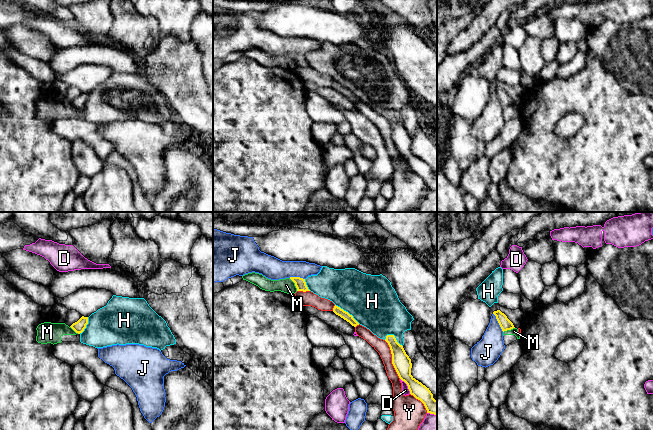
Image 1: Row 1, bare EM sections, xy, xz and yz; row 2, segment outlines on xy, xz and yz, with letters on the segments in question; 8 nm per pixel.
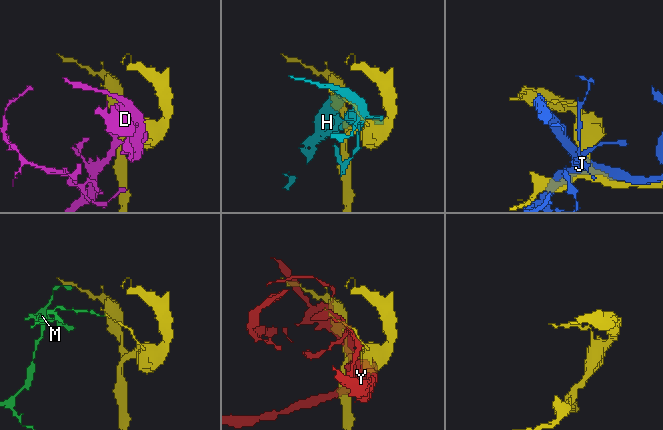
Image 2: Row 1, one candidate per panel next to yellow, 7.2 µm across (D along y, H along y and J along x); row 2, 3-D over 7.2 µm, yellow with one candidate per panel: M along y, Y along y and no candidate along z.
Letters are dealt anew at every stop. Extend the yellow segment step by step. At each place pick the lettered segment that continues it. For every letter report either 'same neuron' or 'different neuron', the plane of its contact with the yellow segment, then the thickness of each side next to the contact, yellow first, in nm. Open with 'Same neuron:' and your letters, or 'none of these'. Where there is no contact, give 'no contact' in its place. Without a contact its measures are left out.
Same neuron: none of these
D: different neuron | xz | 140/60 nm
H: different neuron | xz | 70/400 nm
J: different neuron | yz | 90/200 nm
M: different neuron | xz | 90/120 nm
Y: different neuron | xz | 140/110 nm

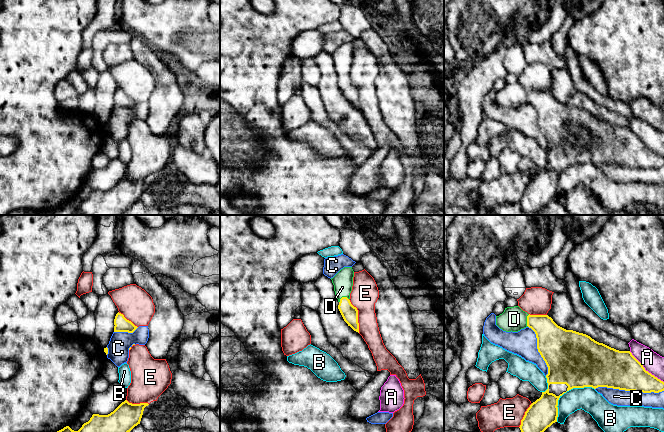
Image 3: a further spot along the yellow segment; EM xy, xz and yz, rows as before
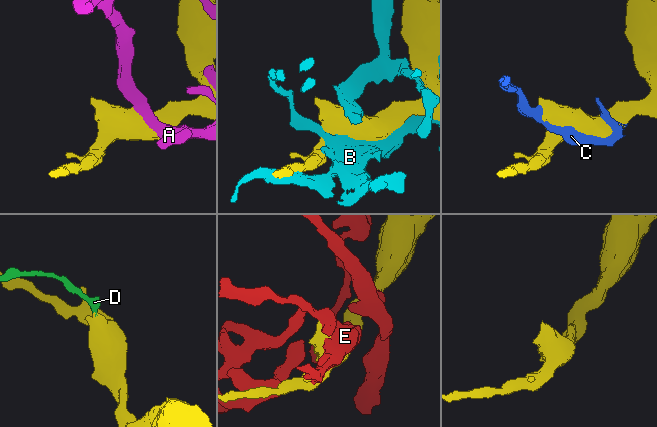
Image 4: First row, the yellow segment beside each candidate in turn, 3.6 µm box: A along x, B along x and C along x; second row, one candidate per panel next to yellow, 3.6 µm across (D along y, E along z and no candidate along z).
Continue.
Same neuron: D
A: different neuron | yz | 300/160 nm
B: different neuron | yz | 380/190 nm
C: different neuron | yz | 320/130 nm
D: same neuron | yz | 240/200 nm
E: different neuron | xz | 130/220 nm

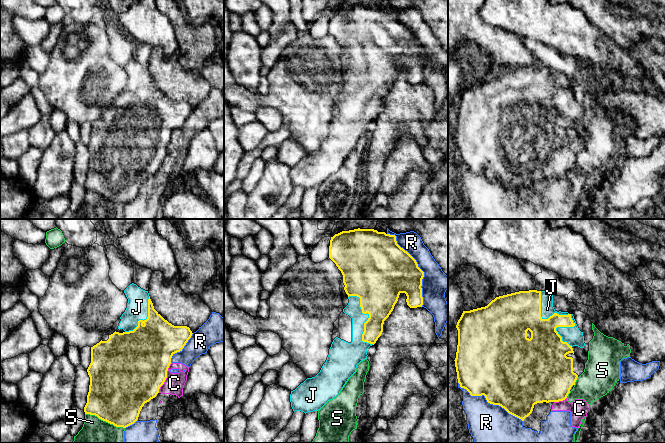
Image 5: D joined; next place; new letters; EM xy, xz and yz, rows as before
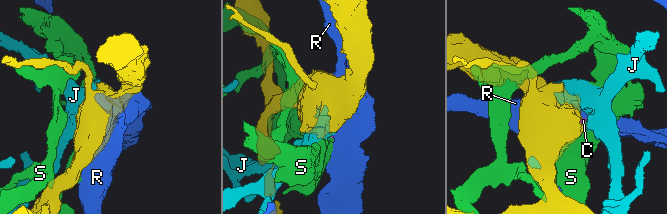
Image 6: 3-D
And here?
Same neuron: J
C: different neuron | xy | 480/160 nm
J: same neuron | xz | 340/140 nm
R: different neuron | xz | 420/220 nm
S: different neuron | xy | 460/360 nm

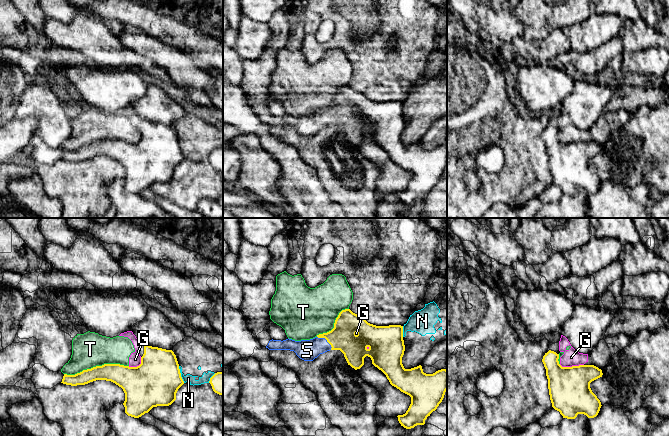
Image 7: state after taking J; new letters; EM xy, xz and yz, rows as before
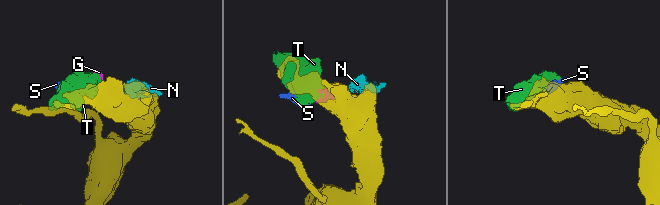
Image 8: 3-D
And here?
Same neuron: S
G: different neuron | yz | 340/140 nm
N: different neuron | xy | 380/70 nm
S: same neuron | xz | 220/170 nm
T: different neuron | xy | 180/280 nm

